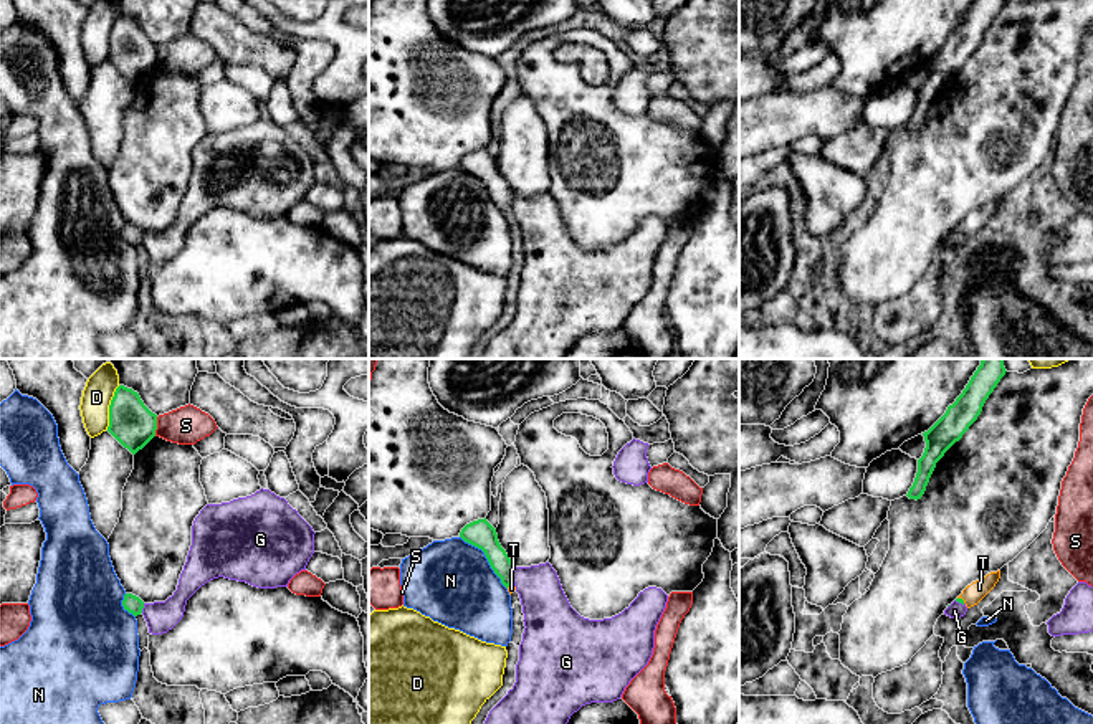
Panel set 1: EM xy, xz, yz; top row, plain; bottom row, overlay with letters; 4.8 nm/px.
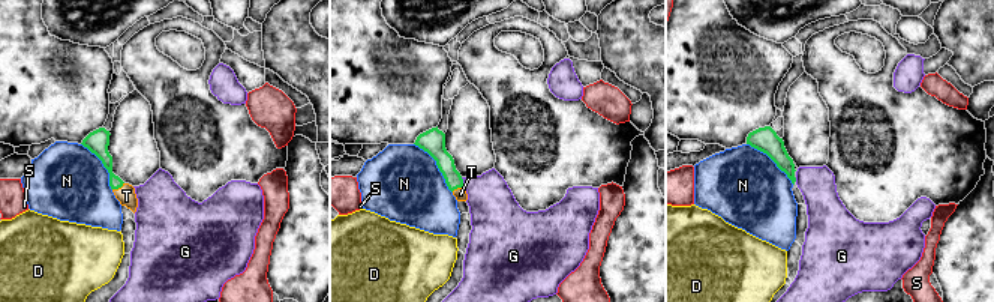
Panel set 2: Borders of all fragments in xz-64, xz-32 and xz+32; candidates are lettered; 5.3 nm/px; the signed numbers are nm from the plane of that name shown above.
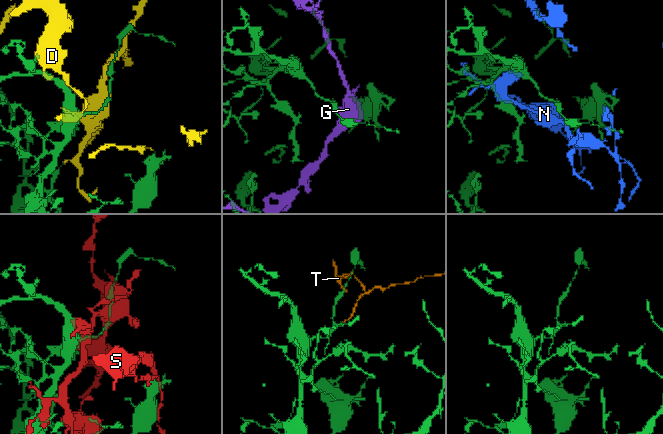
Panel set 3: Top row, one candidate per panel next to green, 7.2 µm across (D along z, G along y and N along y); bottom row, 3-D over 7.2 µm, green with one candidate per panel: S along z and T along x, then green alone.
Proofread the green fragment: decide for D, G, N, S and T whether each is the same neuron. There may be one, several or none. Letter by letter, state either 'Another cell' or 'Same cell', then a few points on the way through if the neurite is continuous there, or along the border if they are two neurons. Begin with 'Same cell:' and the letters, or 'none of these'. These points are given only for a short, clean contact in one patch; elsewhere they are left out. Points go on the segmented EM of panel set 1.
Same cell: T
D: Another cell
G: Another cell. Boundary: xz (515, 567), (513, 584)
N: Another cell
S: Another cell
T: Same cell. Path across: yz (959, 600), (961, 599), (973, 594)

